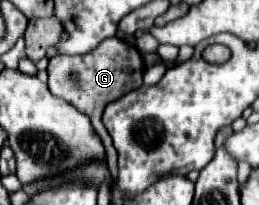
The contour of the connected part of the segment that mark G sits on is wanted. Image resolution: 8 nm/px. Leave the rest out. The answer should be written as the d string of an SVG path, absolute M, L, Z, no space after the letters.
M118 37L102 41L90 55L56 55L50 59L48 65L48 89L52 95L66 99L70 105L74 105L80 113L86 113L92 121L94 131L102 139L106 147L106 163L116 179L116 149L112 145L112 139L102 123L102 113L104 107L128 91L134 91L136 87L142 85L142 75L144 75L144 61L142 55L134 45L128 45L120 41Z

